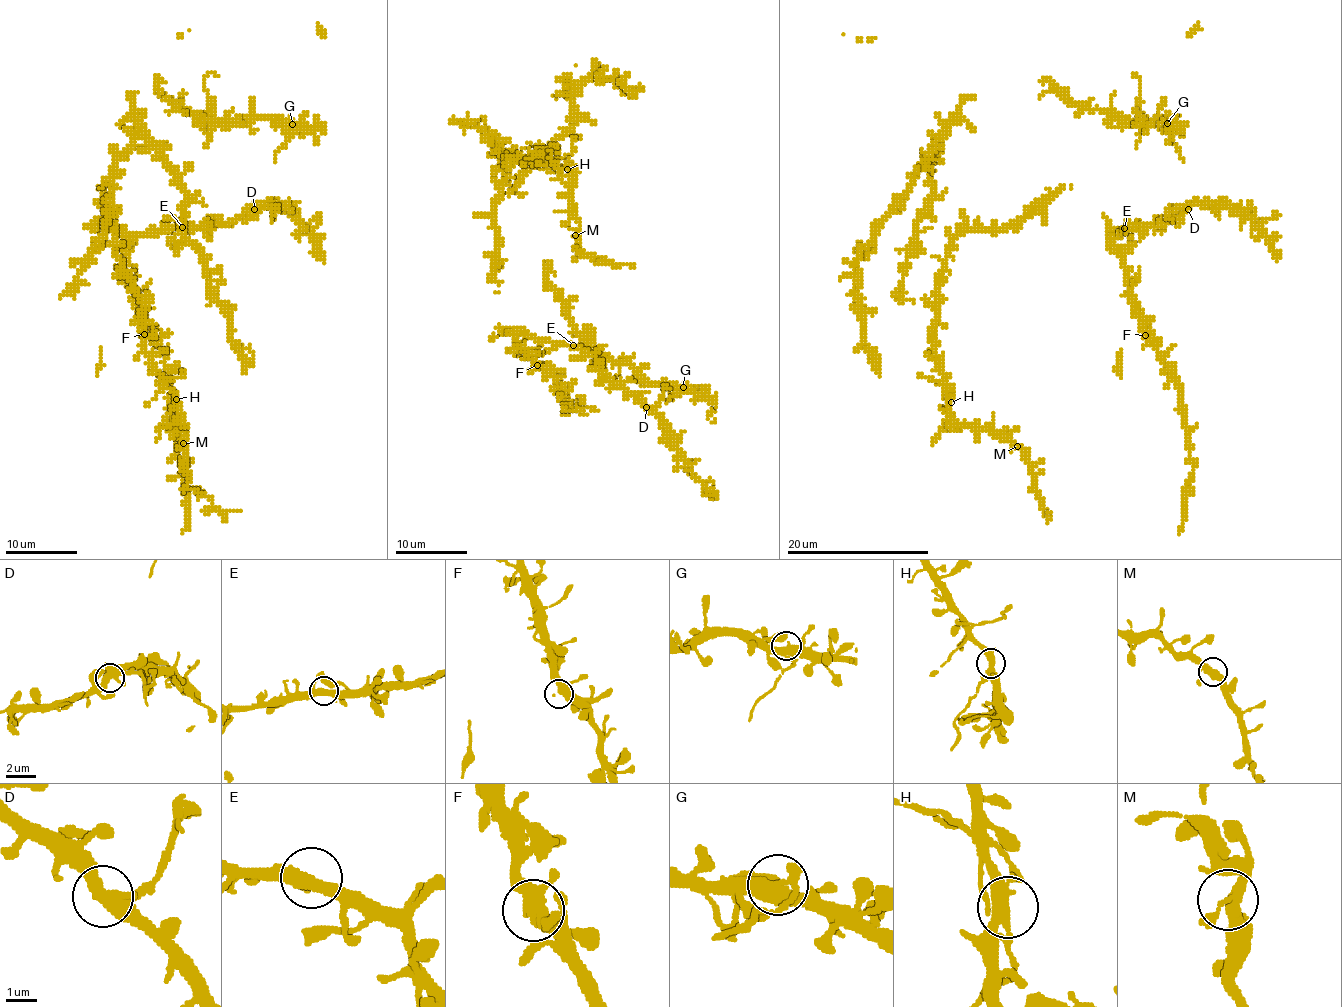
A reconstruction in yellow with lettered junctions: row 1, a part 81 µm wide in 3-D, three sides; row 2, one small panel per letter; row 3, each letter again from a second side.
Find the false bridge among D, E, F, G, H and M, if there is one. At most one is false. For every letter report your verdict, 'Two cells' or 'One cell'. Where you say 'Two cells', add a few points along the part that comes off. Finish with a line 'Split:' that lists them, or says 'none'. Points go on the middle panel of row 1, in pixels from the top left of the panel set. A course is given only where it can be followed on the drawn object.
D: One cell
E: One cell
F: One cell
G: One cell
H: Two cells. Course of the part to remove: (568, 170), (559, 169), (550, 159), (549, 150)
M: One cell
Split: H

